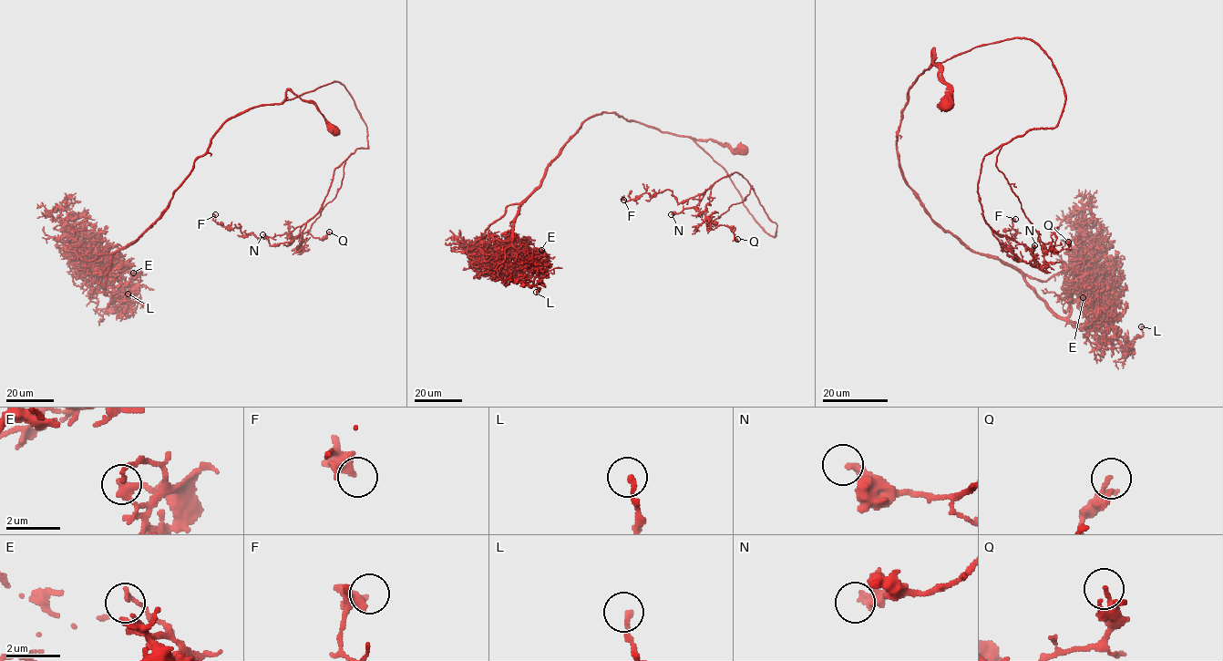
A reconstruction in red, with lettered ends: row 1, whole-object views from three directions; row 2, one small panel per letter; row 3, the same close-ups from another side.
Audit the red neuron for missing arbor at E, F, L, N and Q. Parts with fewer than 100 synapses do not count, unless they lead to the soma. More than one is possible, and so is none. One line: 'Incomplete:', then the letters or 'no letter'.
Incomplete: no letter

